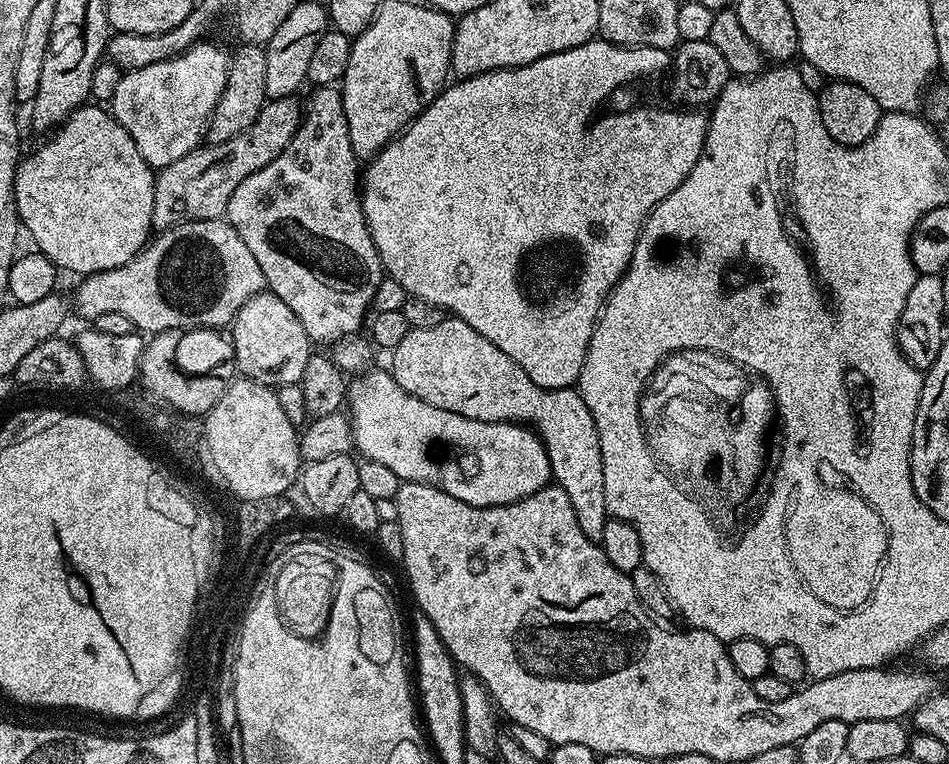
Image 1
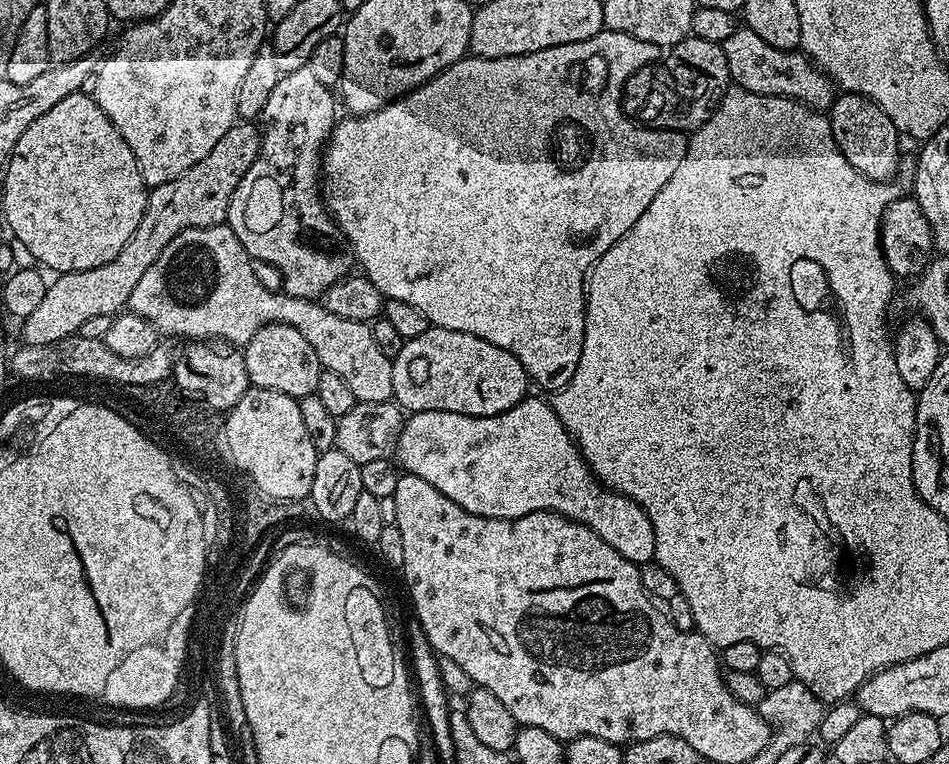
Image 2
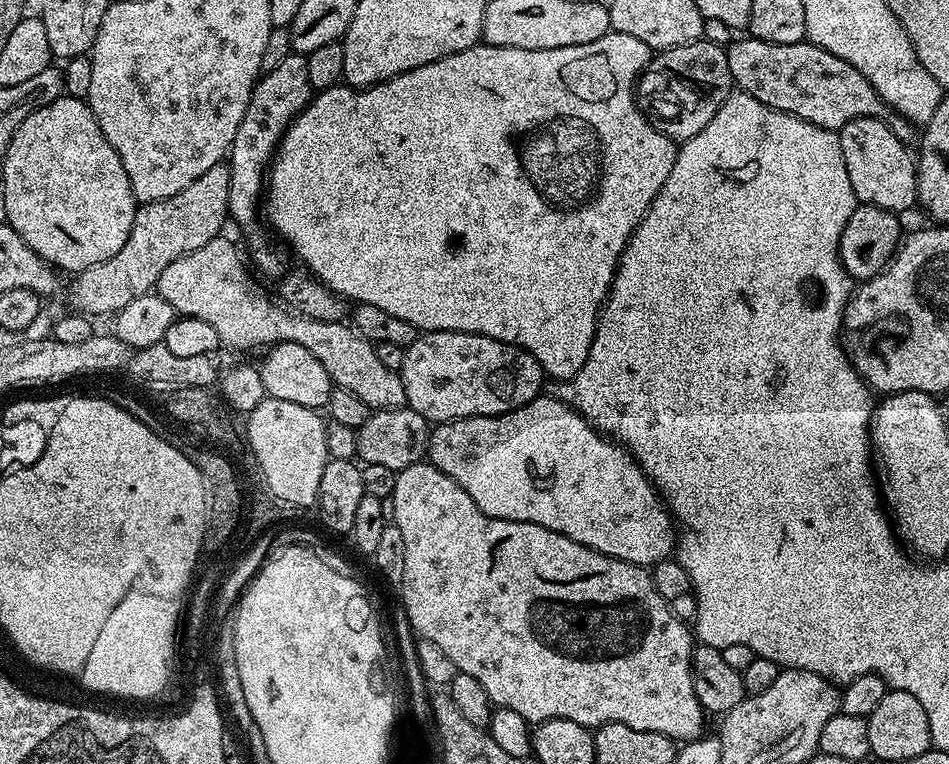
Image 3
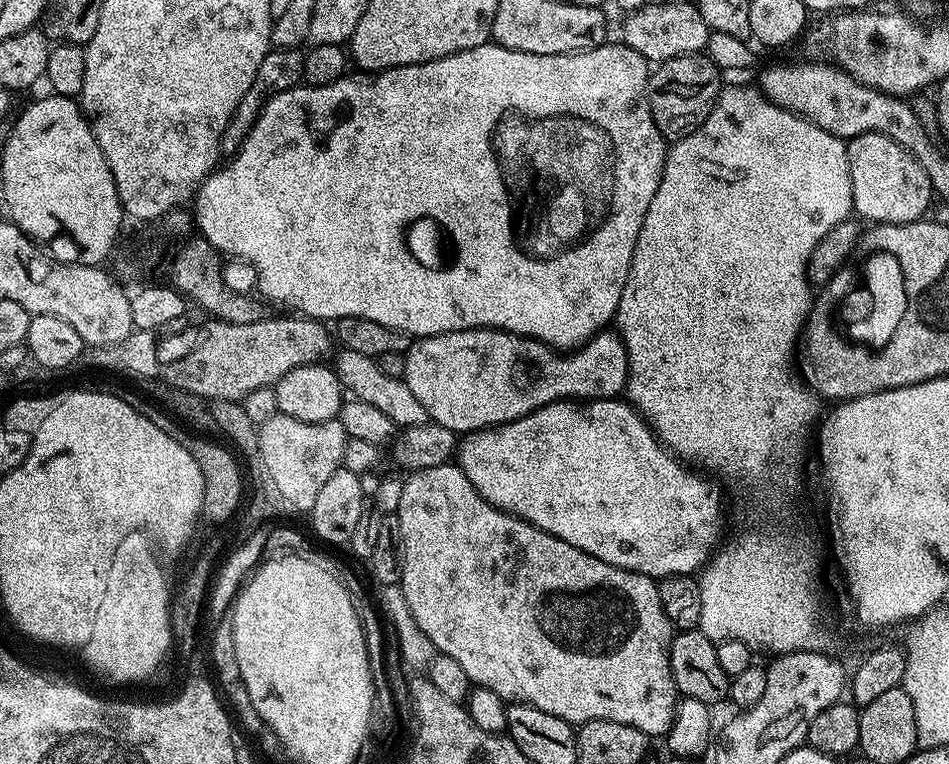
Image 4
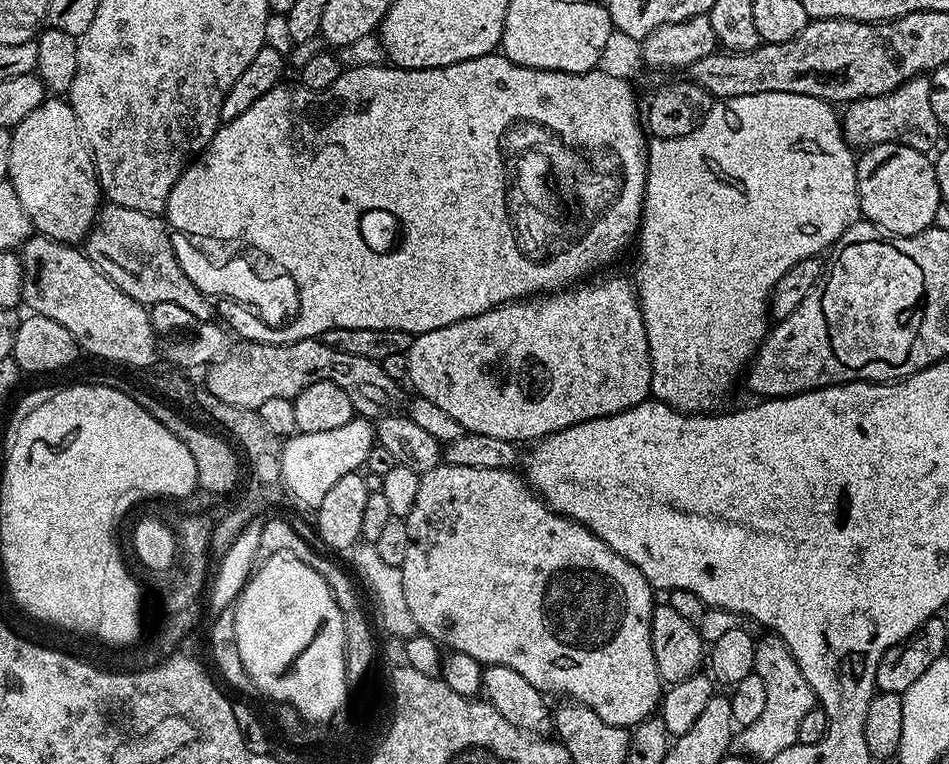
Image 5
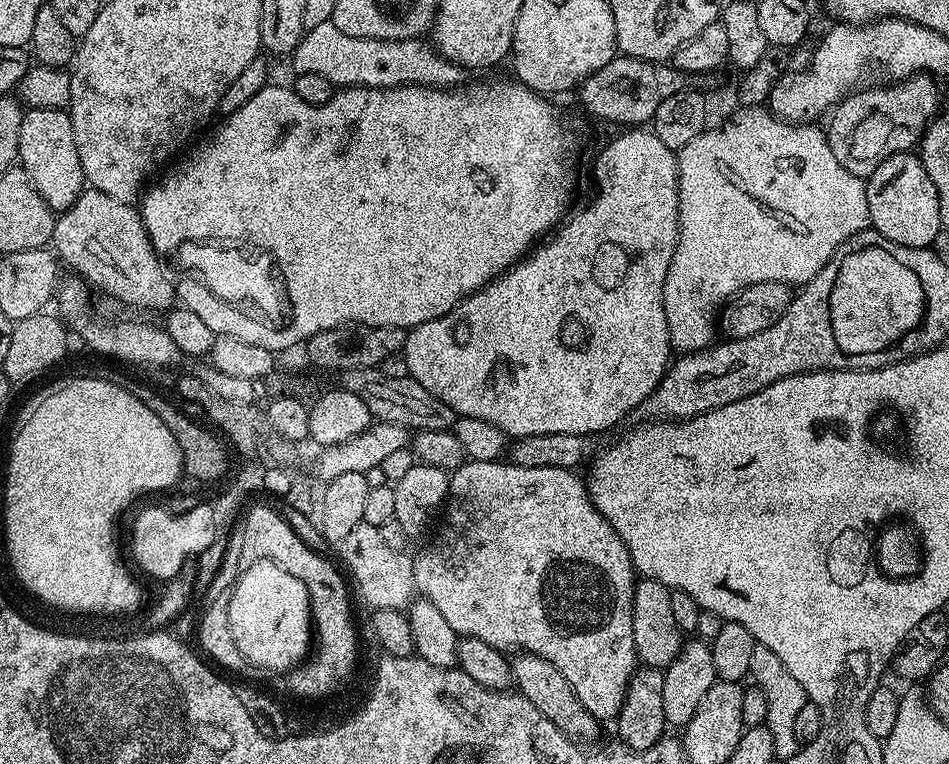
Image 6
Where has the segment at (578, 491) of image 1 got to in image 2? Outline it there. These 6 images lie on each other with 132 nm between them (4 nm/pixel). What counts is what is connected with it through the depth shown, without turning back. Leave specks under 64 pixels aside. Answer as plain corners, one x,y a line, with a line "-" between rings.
431,326
426,334
404,342
402,350
392,357
392,373
395,403
408,414
442,410
467,416
501,416
525,399
530,388
522,362
514,354
474,334

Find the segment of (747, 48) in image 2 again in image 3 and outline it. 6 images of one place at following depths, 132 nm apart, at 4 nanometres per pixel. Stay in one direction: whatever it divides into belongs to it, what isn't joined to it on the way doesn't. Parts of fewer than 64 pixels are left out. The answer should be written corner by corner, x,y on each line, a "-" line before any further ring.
747,39
727,45
730,74
733,85
758,98
758,102
831,132
846,126
846,122
854,122
854,118
885,115
886,106
878,90
874,90
874,86
870,86
850,62
834,58
830,50
822,50
807,42
779,44

